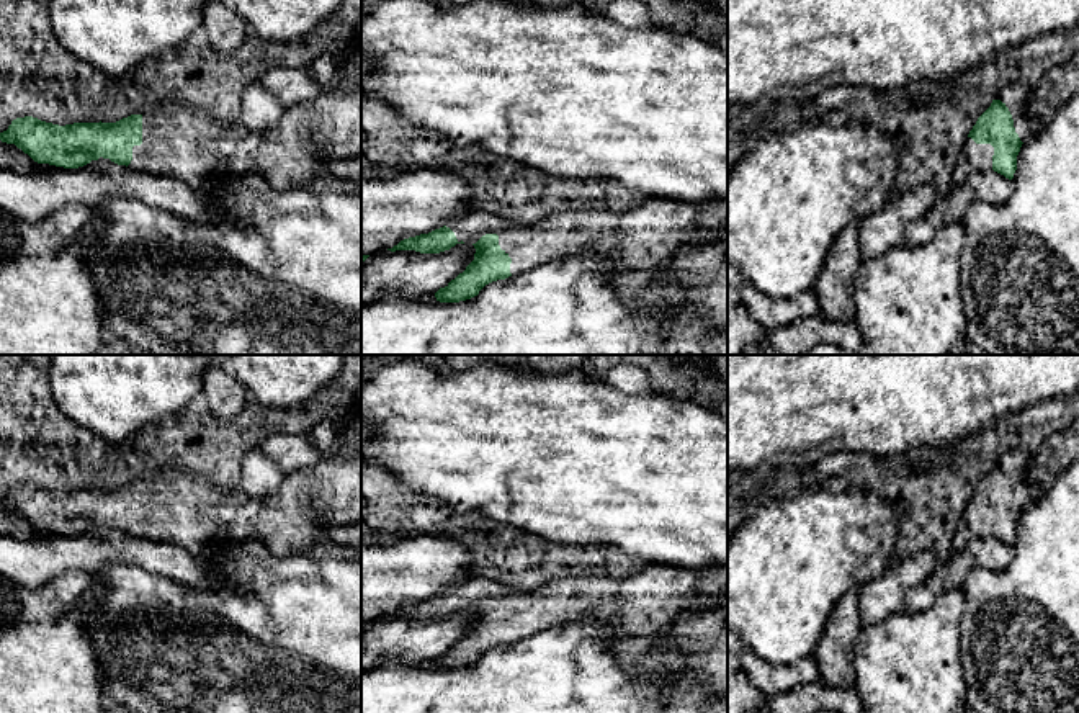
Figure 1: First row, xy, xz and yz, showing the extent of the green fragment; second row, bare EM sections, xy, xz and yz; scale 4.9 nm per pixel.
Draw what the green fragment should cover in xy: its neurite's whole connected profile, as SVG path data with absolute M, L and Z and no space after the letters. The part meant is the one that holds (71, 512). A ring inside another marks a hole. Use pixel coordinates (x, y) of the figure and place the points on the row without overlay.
M325 455L316 464L284 476L283 484L270 499L252 499L239 486L214 486L199 478L191 478L175 466L168 466L157 479L131 481L116 489L100 487L59 492L33 482L16 484L7 497L0 499L0 507L15 510L38 530L78 535L92 527L108 527L149 541L180 546L203 559L213 558L219 548L239 545L253 536L276 556L312 554L314 545L322 533L329 533L330 528L348 525L361 517L361 455L345 460Z

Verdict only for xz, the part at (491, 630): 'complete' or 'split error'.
split error

